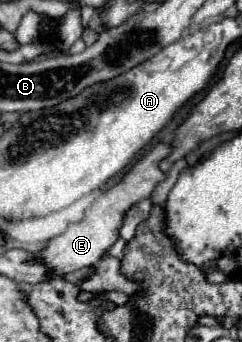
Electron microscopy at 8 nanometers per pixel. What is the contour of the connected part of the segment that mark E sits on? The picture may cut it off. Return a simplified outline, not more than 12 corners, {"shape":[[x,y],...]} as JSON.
{"shape":[[157,144],[35,258],[51,278],[93,266],[125,210],[165,174]]}

